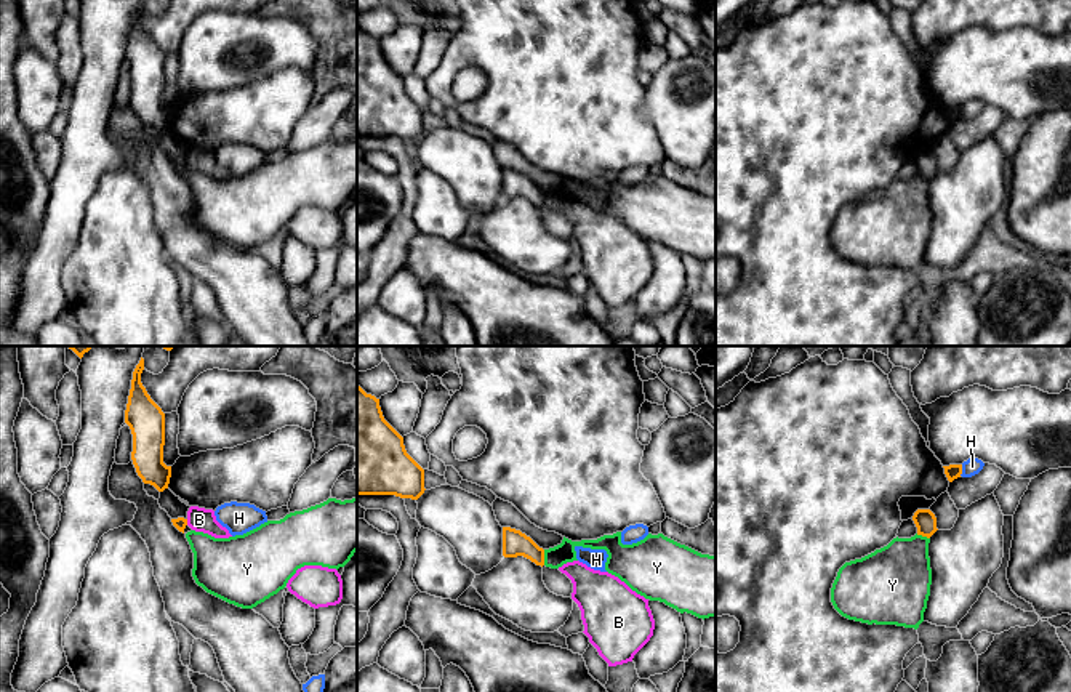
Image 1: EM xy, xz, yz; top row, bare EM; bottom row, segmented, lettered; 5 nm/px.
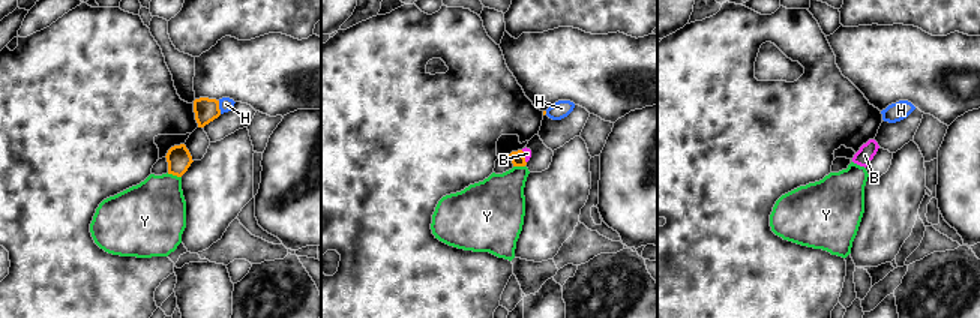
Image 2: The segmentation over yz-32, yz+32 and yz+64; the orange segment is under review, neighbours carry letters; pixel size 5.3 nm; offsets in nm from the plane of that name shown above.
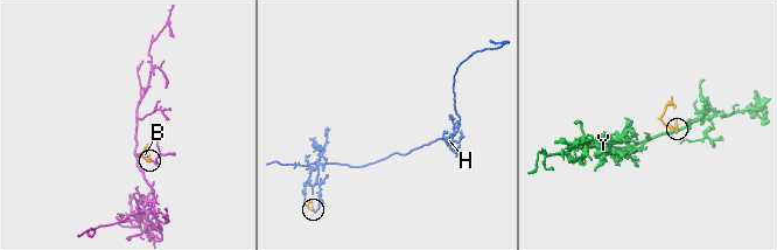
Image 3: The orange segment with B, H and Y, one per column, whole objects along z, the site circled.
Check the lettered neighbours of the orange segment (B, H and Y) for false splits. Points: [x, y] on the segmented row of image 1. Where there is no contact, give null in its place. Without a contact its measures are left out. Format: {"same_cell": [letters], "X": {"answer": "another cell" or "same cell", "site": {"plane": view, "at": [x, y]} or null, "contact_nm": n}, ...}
{"same_cell": [], "B": {"answer": "another cell", "site": {"plane": "xy", "at": [186, 523]}, "contact_nm": 30}, "H": {"answer": "another cell", "site": {"plane": "yz", "at": [961, 470]}, "contact_nm": 60}, "Y": {"answer": "another cell", "site": {"plane": "xz", "at": [543, 558]}, "contact_nm": 80}}

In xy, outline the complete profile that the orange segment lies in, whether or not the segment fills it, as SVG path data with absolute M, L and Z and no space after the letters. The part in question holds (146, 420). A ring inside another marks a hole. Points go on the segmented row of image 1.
M144 359L133 372L131 389L125 410L125 423L133 434L131 460L144 484L154 485L158 492L168 489L171 466L163 463L165 413L150 399L141 383Z

